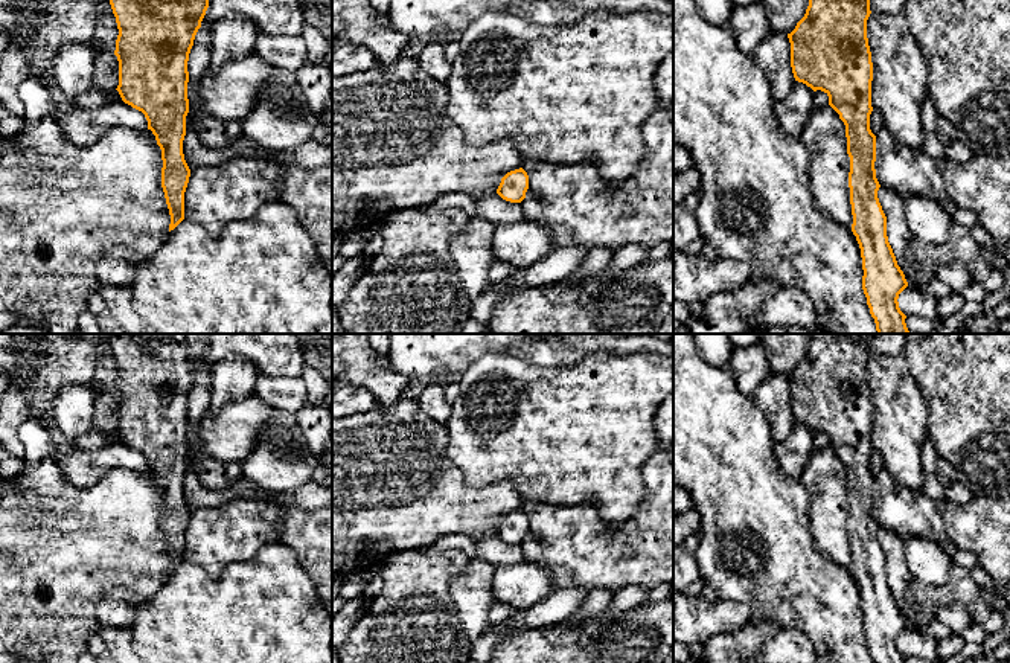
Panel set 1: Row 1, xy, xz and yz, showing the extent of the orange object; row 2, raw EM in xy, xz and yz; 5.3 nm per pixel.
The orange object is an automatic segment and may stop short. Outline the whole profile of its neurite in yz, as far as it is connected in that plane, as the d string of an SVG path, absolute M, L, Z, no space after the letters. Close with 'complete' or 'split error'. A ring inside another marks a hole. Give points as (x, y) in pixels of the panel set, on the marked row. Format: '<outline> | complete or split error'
M809 0L804 17L788 34L791 67L795 81L829 96L829 105L845 125L850 157L849 187L853 224L852 232L861 248L862 290L877 334L909 334L899 308L899 294L908 287L887 236L887 216L877 198L876 136L870 130L873 62L867 38L870 0Z | complete

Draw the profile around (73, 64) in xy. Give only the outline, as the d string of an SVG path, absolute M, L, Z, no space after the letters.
M67 43L55 56L53 76L59 93L73 101L93 88L96 50L90 43Z

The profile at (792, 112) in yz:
M795 81L789 96L774 104L775 117L788 136L801 136L803 127L813 108L813 93L806 84Z

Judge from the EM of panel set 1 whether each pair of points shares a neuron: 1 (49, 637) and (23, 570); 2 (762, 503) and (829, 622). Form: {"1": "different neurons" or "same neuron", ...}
{"1": "same neuron", "2": "same neuron"}

